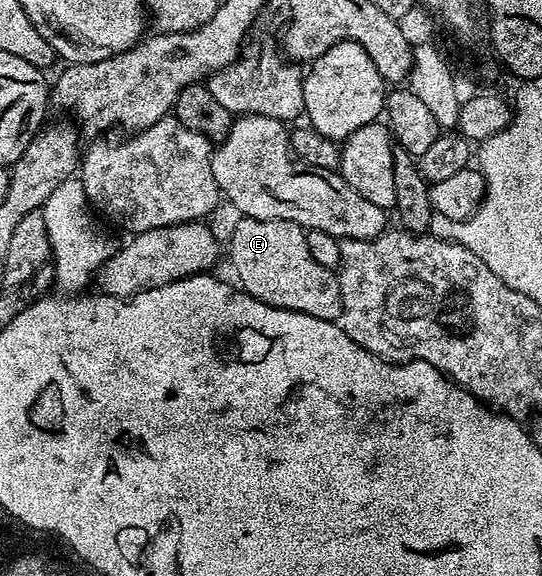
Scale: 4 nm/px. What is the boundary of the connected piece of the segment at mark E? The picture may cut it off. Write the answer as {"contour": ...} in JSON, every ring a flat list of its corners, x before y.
{"contour":[[238,219,239,223,231,230,231,266,239,277,238,285,243,293,253,296,270,306,276,305,275,281,279,278,279,262,291,262,283,270,287,282,295,282,281,298,281,305,287,310,305,312,321,320,336,321,343,314,341,288,336,271,321,268,309,252,307,231,296,222,289,220]]}

